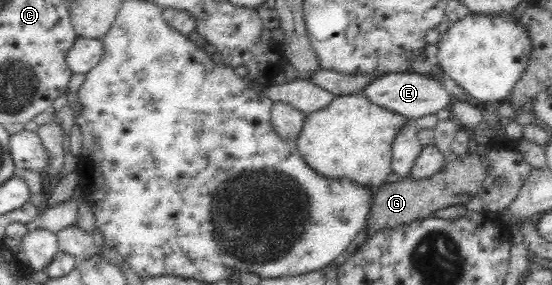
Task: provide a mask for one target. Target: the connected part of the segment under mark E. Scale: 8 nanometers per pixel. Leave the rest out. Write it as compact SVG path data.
M412 71L380 74L366 83L360 92L366 99L383 107L386 111L397 113L408 120L417 120L424 115L435 114L440 109L448 108L455 99L444 90L440 82Z

